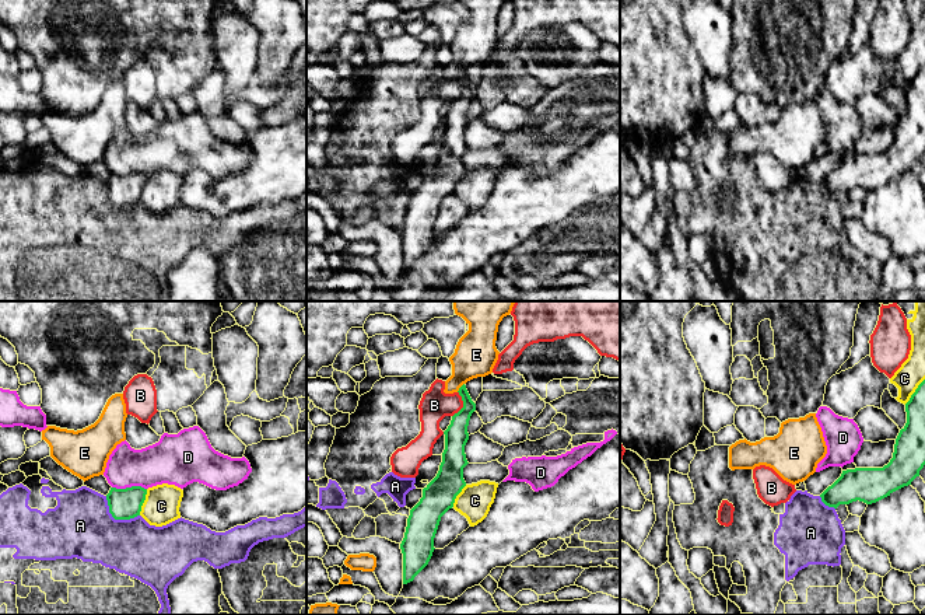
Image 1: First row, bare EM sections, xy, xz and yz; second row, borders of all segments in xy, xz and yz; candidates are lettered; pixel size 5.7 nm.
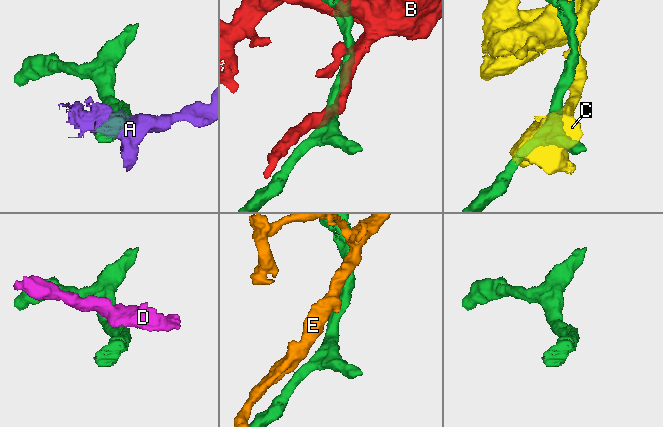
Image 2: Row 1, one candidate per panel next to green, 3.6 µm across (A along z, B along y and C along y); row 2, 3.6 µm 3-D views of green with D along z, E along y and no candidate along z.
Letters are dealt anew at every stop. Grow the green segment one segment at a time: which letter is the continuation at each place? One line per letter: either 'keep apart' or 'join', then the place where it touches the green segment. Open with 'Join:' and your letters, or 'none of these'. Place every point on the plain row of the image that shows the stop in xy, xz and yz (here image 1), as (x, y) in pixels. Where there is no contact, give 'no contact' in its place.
Join: none of these
A: keep apart | xy (116, 205)
B: keep apart | xz (463, 90)
C: keep apart | xy (143, 188)
D: keep apart | xy (129, 174)
E: keep apart | xz (461, 73)

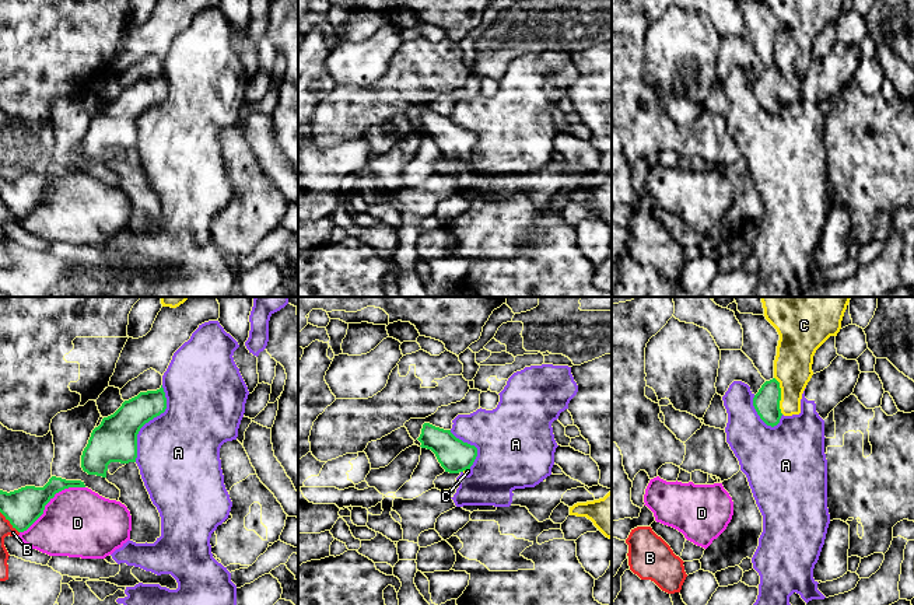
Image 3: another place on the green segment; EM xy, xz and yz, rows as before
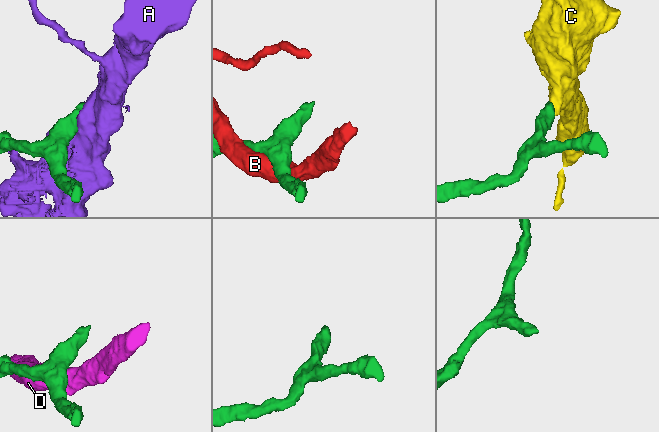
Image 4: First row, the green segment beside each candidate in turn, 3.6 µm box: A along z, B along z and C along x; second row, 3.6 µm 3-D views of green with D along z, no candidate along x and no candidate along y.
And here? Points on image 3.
Join: C
A: keep apart | xy (149, 107)
B: keep apart | xy (10, 209)
C: join | yz (780, 81)
D: keep apart | xy (49, 186)

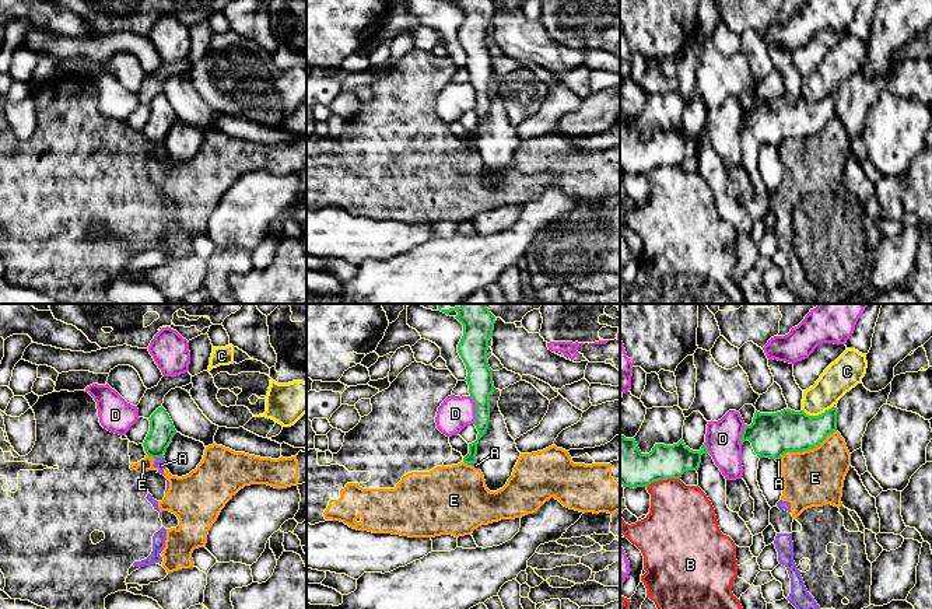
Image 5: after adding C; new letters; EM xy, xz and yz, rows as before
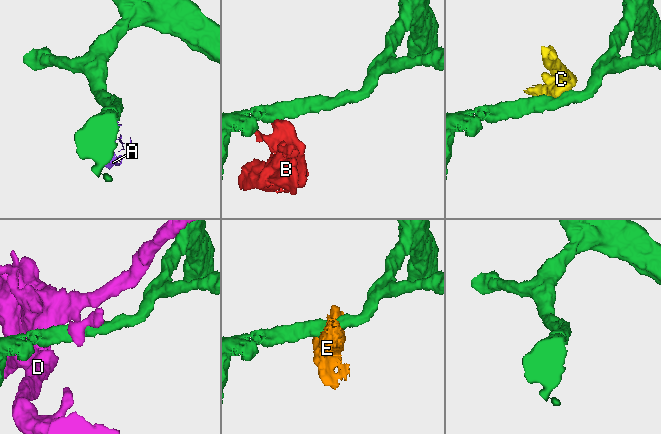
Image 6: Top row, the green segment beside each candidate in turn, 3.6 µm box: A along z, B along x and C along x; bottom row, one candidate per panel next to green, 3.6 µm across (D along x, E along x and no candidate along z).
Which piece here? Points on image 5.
Join: none of these
A: keep apart | xy (158, 143)
B: keep apart | yz (662, 165)
C: keep apart | yz (816, 102)
D: keep apart | xz (476, 97)
E: keep apart | yz (808, 136)

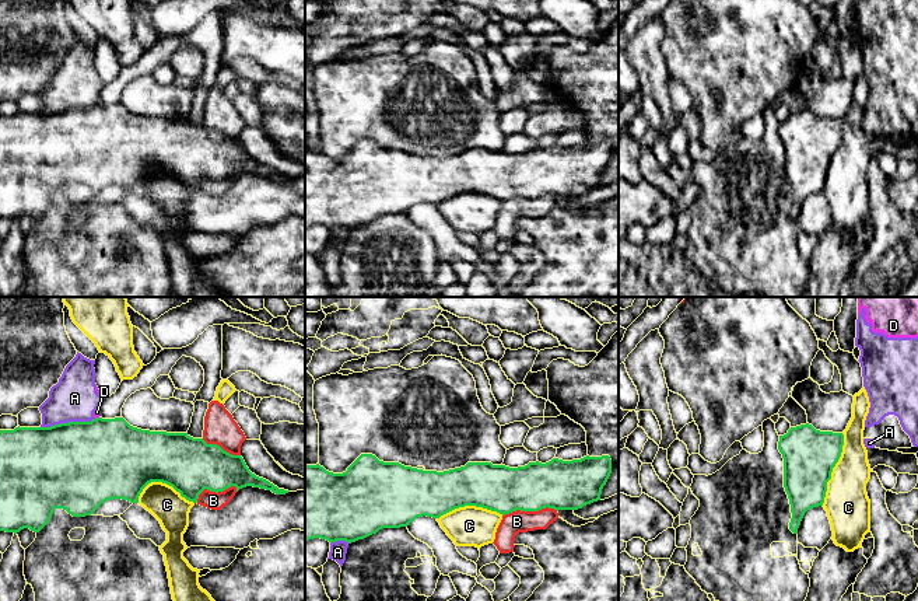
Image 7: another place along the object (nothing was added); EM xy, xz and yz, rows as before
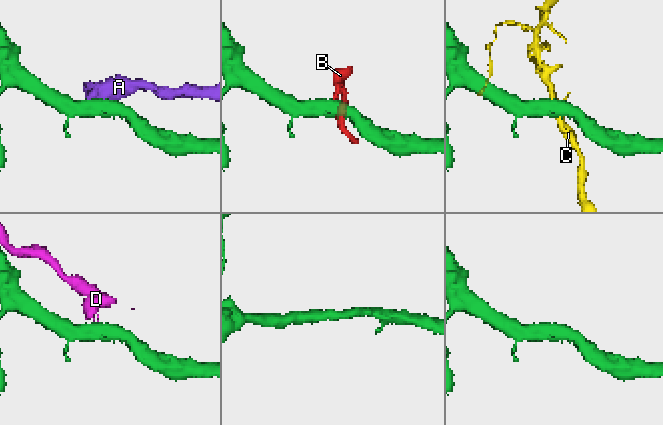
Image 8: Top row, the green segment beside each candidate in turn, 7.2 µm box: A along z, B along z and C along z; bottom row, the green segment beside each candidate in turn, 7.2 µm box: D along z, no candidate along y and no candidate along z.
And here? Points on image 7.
Join: none of these
A: keep apart | xy (69, 108)
B: keep apart | xz (529, 196)
C: keep apart | yz (831, 156)
D: keep apart | xy (97, 104)

